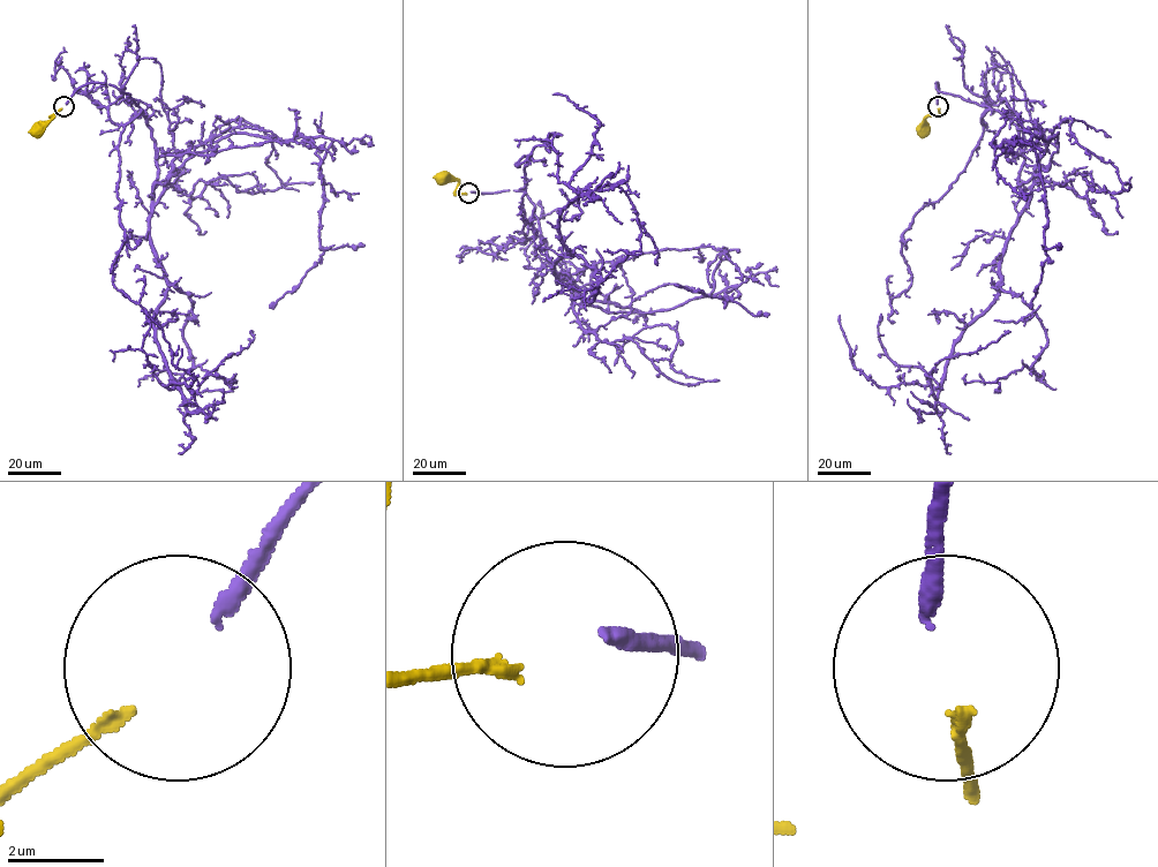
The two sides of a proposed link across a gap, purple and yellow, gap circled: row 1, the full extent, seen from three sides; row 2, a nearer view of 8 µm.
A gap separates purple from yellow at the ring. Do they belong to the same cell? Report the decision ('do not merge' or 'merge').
merge

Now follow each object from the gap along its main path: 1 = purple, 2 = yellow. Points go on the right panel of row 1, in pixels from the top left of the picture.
1: (938, 104), (935, 82), (1019, 132), (1028, 205), (998, 296), (935, 389), (878, 387), (851, 363), (840, 315)
2: (939, 108), (938, 117), (925, 118), (923, 129)

